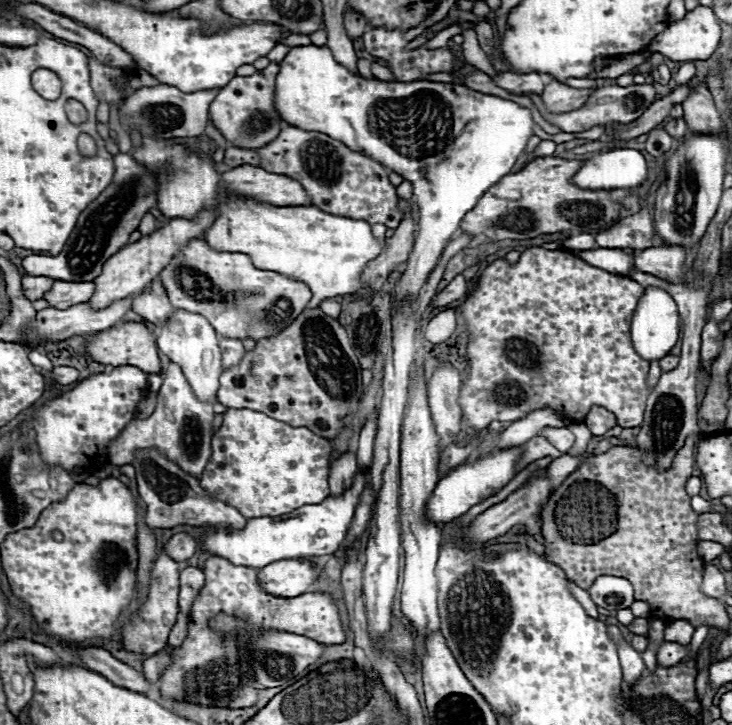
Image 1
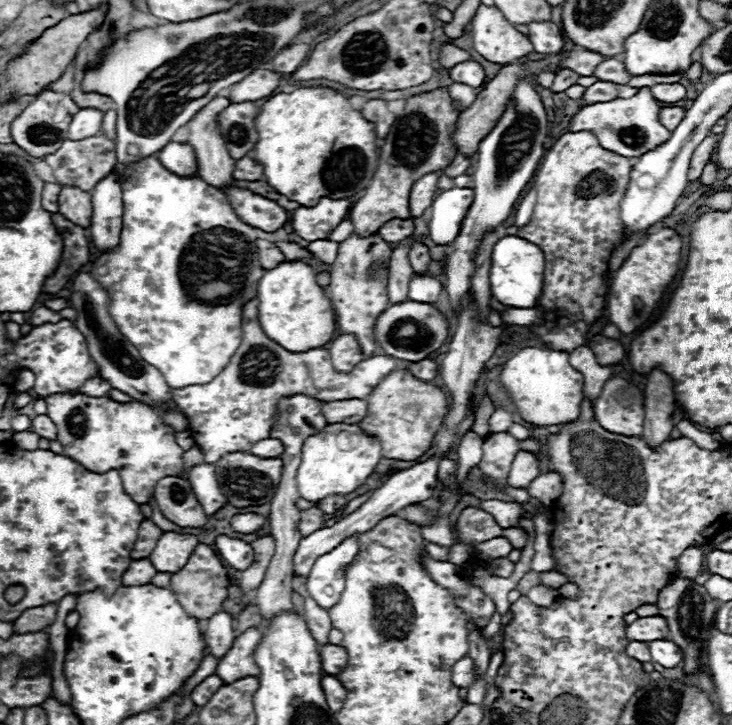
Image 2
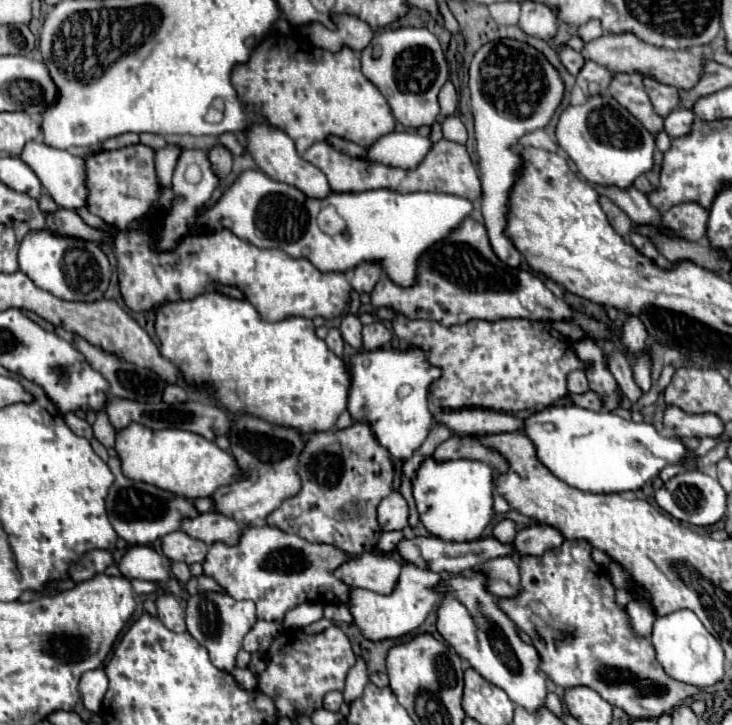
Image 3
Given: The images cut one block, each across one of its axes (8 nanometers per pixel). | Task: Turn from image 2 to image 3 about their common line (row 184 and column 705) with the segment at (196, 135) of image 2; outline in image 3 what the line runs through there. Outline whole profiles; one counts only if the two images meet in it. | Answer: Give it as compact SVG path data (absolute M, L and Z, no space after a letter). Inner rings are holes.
M694 202L678 204L662 216L662 228L672 230L684 240L700 240L706 234L706 222L708 210Z

